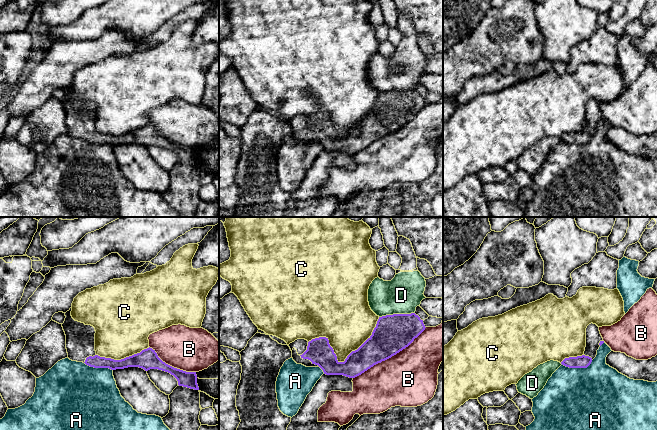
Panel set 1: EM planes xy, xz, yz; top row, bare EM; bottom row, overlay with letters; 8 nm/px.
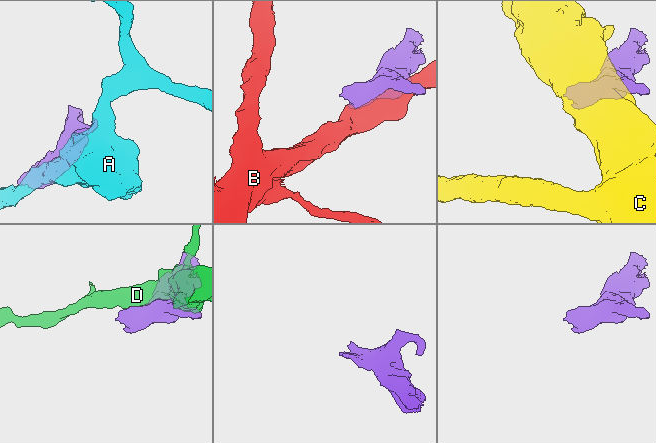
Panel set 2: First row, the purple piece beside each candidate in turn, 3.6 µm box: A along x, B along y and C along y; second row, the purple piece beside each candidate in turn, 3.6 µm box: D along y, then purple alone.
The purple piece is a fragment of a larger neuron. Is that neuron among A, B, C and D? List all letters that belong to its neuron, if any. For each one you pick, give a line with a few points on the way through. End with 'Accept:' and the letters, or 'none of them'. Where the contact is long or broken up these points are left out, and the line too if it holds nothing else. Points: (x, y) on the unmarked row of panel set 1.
Accept: none of them

